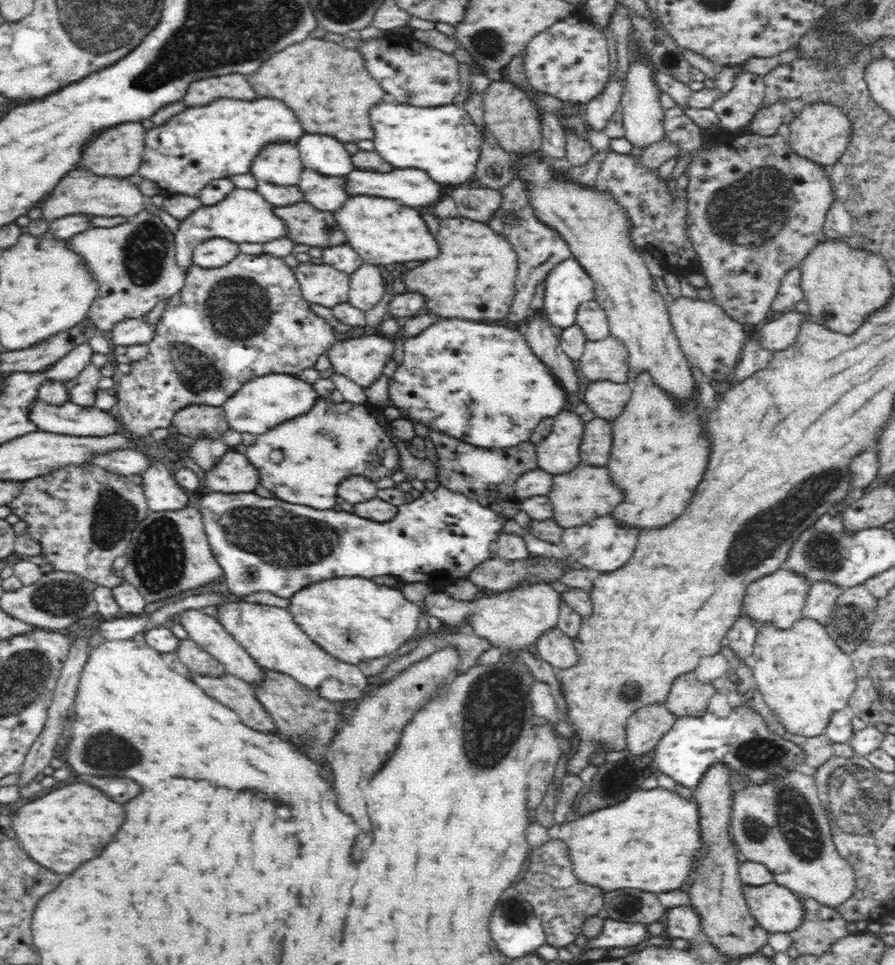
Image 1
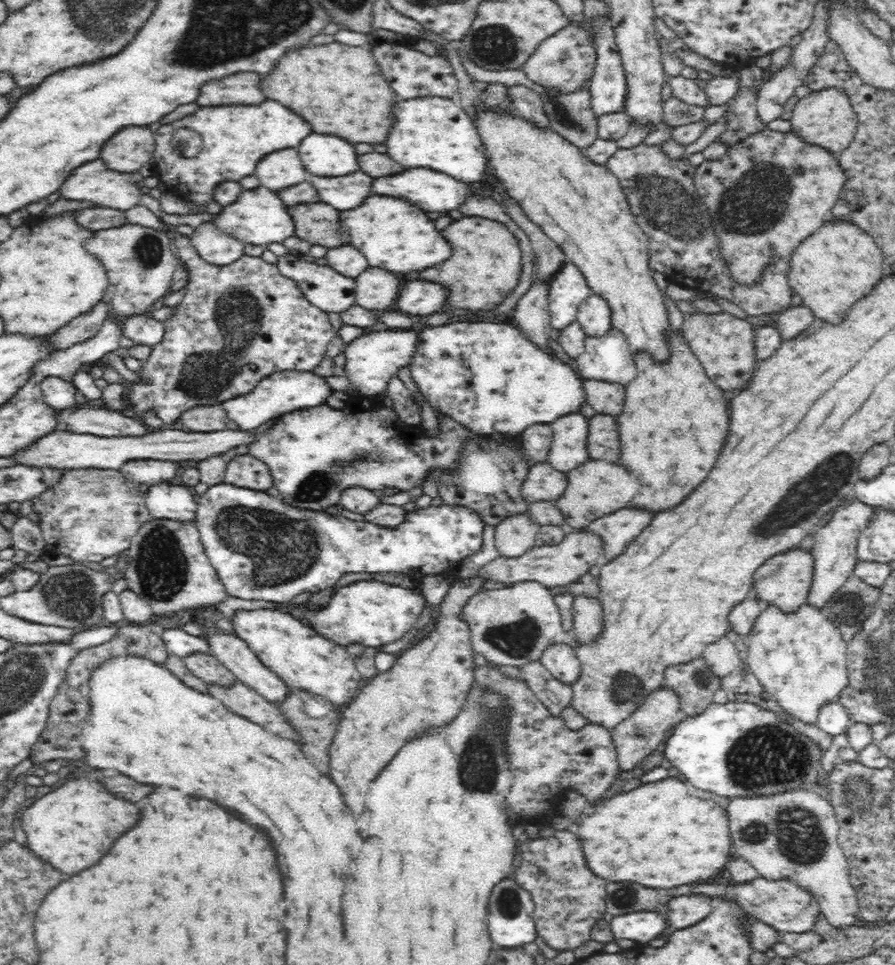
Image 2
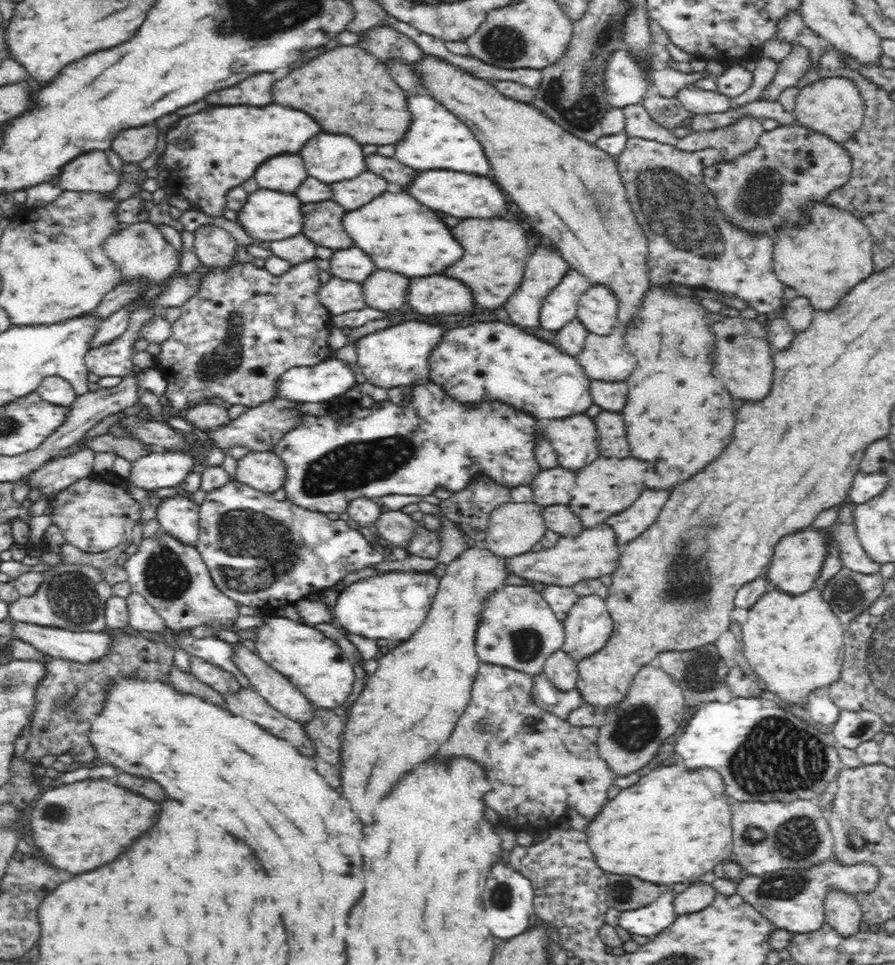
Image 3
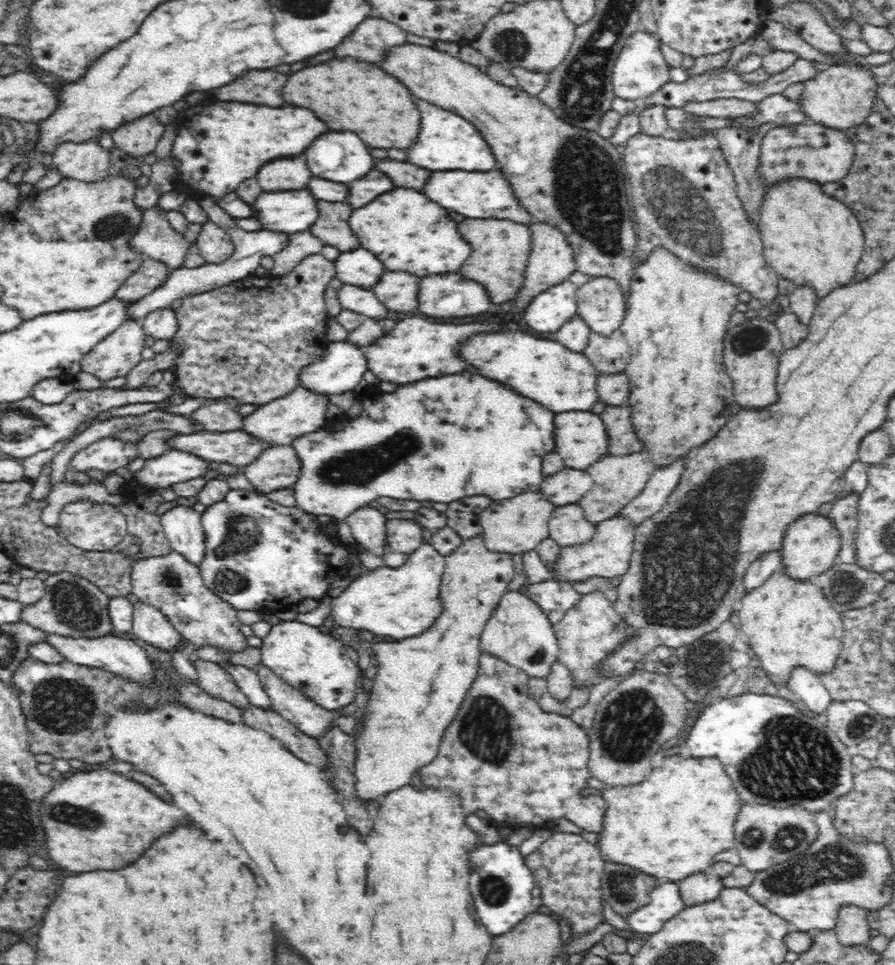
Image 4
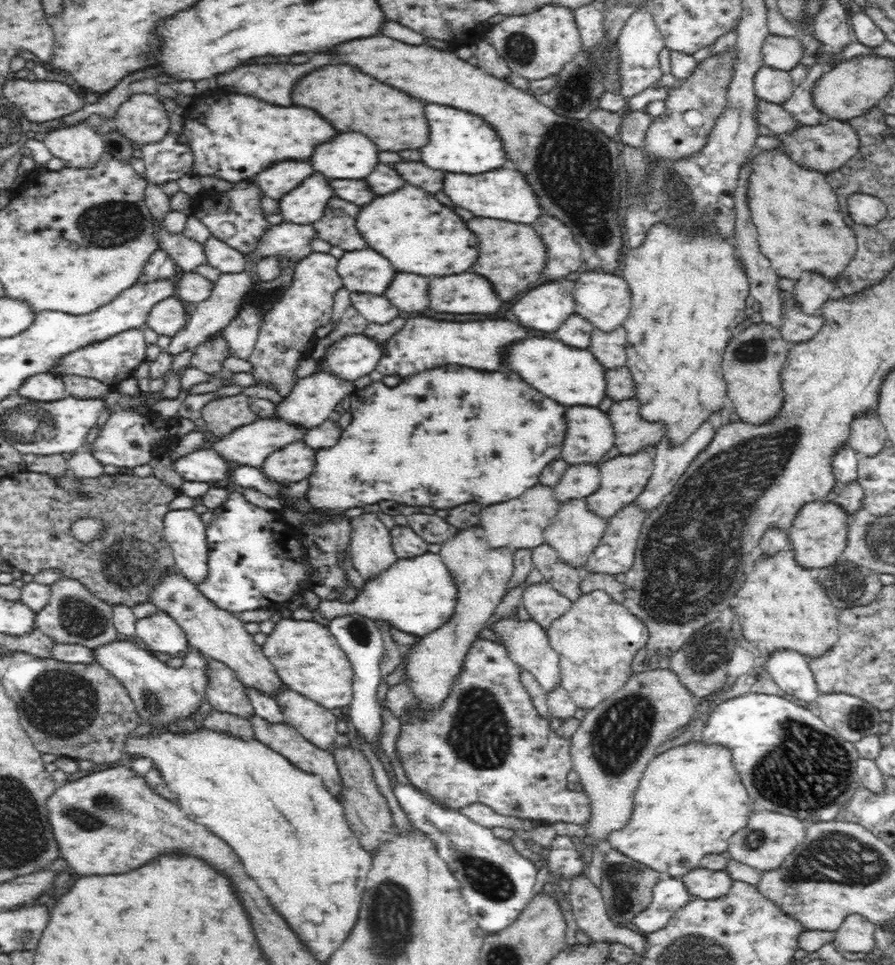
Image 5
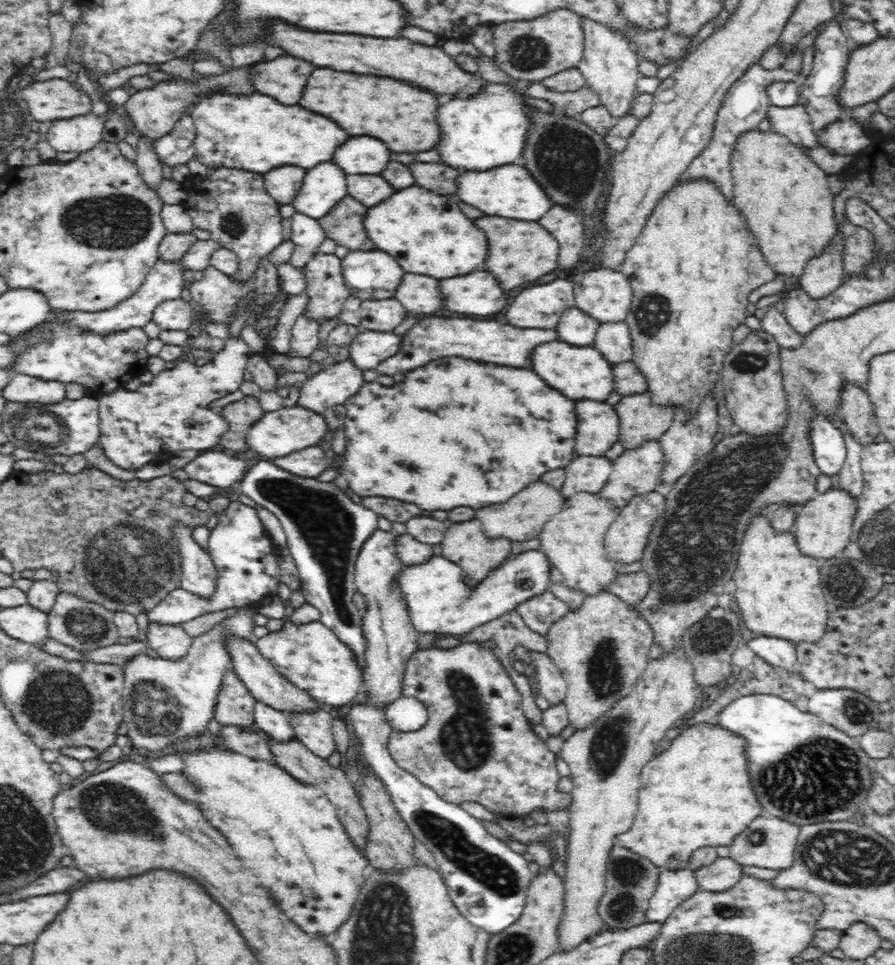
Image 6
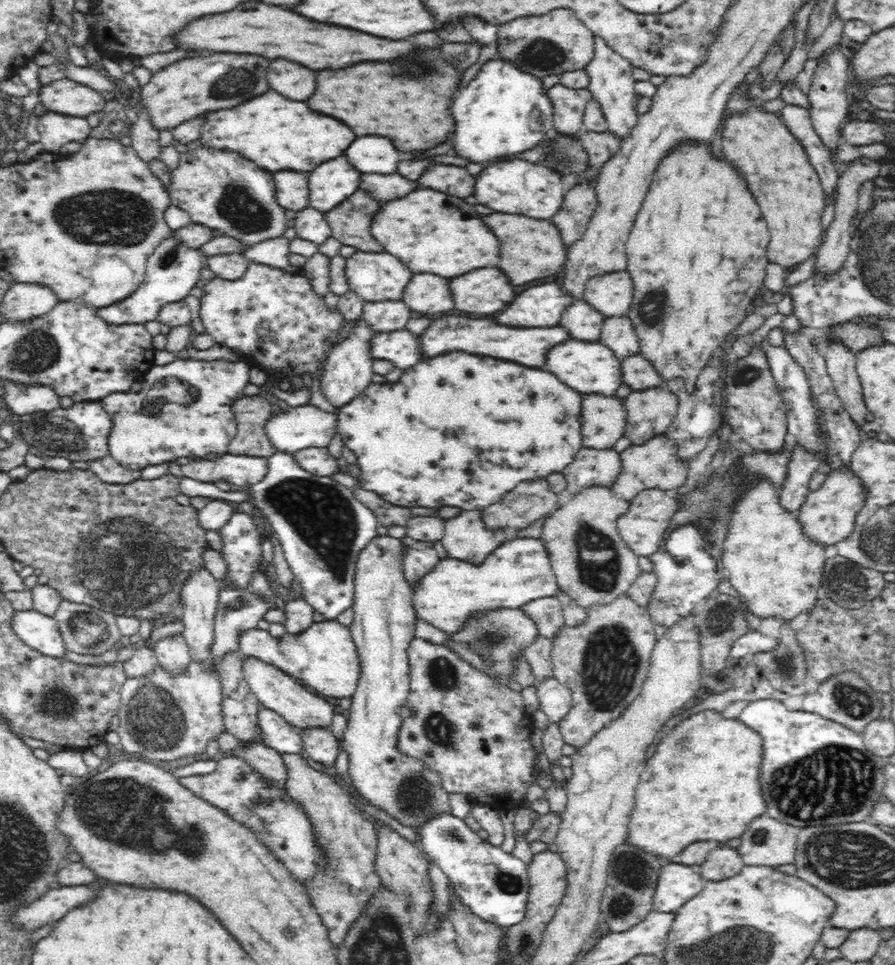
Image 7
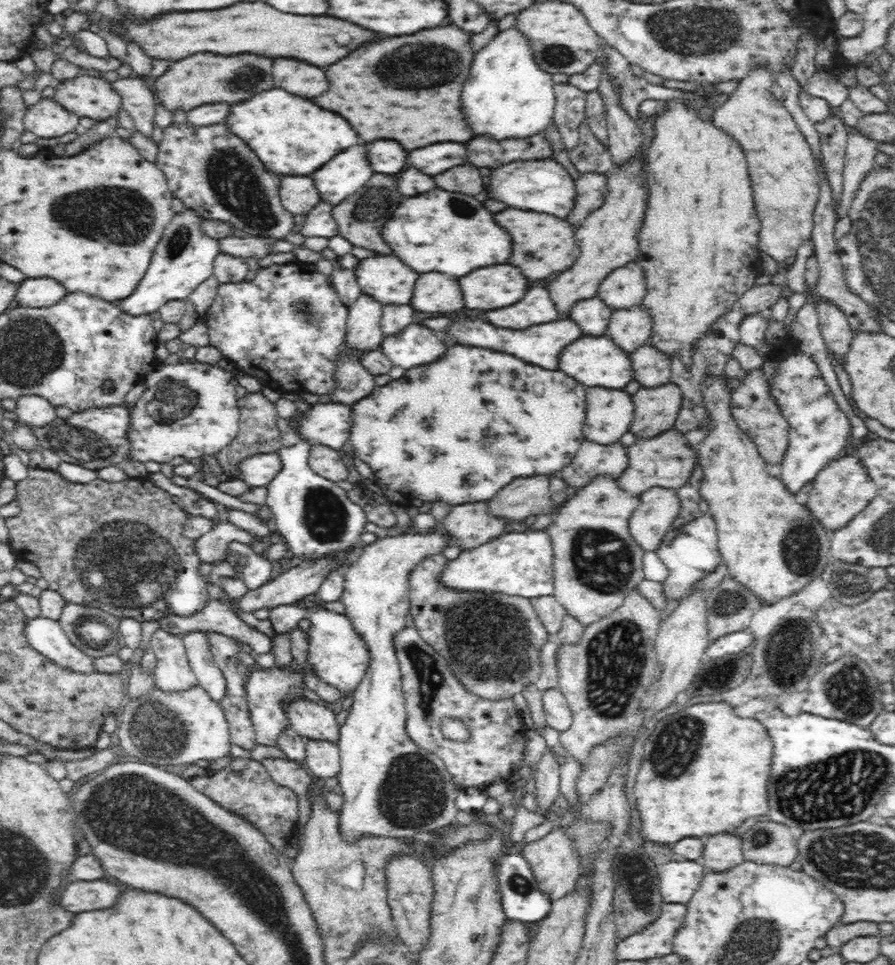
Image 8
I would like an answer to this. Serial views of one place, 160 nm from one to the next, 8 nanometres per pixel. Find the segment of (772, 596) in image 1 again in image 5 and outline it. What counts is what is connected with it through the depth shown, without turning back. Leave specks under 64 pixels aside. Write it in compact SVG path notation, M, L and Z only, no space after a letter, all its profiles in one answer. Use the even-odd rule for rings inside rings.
M810 502L804 505L791 522L787 537L794 553L795 561L799 568L826 568L833 566L843 556L843 550L847 545L849 532L848 516L840 506L834 502Z

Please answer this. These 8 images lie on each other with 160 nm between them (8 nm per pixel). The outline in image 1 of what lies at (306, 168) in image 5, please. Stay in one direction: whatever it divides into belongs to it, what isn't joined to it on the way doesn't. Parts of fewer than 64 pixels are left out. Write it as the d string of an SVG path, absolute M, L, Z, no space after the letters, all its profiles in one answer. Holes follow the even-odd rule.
M270 142L256 154L250 172L256 181L292 186L302 172L298 148L292 142Z

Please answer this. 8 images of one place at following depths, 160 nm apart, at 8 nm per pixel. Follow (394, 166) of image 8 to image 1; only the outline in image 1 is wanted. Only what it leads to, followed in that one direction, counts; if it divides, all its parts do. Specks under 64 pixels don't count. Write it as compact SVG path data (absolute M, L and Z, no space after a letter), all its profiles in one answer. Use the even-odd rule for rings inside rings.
M304 134L296 140L296 146L300 150L302 166L316 170L318 174L346 176L350 170L354 170L350 154L336 138L320 134Z

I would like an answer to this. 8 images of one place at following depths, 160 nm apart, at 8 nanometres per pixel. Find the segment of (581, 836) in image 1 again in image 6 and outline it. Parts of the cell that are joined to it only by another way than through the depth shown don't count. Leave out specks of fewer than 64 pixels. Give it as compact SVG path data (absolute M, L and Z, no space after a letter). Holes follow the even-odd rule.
M713 722L696 724L680 734L672 748L667 748L642 770L640 790L637 794L637 816L630 830L618 834L615 842L632 853L654 862L666 870L689 870L691 858L699 849L729 846L738 836L749 828L758 814L764 814L754 798L750 778L746 774L746 762L742 762L742 742L740 738L730 738L726 730L714 730L719 726Z

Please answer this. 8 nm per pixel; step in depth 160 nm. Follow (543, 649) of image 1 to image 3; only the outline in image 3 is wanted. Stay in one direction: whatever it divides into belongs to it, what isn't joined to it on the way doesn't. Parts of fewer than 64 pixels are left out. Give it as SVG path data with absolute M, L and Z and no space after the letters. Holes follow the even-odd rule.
M562 648L555 650L546 658L543 671L550 677L556 688L563 691L575 688L579 677L576 659L572 659Z

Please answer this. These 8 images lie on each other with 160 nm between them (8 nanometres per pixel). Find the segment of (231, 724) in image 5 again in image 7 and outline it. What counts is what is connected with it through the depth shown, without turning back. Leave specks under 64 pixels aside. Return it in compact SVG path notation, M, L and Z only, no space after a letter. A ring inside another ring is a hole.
M253 741L245 745L246 748L239 753L239 756L254 770L274 781L282 783L287 781L287 766L279 752L267 747L262 741Z

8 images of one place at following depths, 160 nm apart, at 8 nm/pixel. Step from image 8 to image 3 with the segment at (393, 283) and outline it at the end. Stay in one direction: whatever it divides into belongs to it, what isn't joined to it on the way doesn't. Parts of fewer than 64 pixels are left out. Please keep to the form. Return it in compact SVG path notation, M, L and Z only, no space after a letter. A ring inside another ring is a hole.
M356 246L344 247L335 250L329 259L332 275L352 282L360 283L366 280L376 268L368 254L358 250Z

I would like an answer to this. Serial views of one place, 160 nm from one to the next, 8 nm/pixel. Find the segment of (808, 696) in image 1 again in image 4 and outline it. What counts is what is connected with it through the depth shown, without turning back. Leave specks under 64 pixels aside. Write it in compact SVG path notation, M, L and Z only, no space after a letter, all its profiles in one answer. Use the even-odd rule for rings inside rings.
M785 569L776 570L752 592L742 596L739 633L756 657L758 670L776 686L788 687L794 668L810 669L812 674L834 670L844 638L841 614L826 599L819 586L810 581L791 580Z

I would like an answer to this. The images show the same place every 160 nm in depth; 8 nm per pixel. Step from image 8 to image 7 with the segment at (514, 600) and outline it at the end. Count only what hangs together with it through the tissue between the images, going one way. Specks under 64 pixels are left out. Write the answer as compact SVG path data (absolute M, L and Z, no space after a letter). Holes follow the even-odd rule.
M408 535L401 538L401 541L406 548L402 566L404 578L409 582L410 588L413 590L417 582L436 566L440 558L431 544L414 540ZM498 608L485 612L484 618L470 618L462 626L462 630L456 630L454 633L444 632L443 644L464 661L470 662L474 669L490 674L500 686L507 686L509 680L514 679L513 672L517 660L524 657L523 650L537 639L539 630L521 608Z

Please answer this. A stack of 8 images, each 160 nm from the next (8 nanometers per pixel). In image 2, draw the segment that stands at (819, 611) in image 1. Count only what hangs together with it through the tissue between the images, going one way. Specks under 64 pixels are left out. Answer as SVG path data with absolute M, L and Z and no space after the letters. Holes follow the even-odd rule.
M849 497L835 508L831 520L825 526L802 540L801 545L810 546L814 561L807 604L814 608L824 608L830 602L830 598L846 584L846 580L854 573L854 566L856 566L859 533L869 526L874 512L876 512L875 506Z

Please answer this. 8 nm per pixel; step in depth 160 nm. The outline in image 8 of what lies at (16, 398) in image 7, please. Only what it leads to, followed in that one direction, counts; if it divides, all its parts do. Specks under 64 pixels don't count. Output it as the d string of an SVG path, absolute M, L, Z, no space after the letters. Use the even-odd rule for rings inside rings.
M24 396L16 401L18 420L30 428L42 428L57 418L55 407L40 396Z

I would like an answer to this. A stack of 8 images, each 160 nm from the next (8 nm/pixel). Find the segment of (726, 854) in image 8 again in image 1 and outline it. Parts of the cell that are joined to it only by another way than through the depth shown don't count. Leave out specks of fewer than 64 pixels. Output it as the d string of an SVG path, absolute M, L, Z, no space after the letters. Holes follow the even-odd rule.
M689 905L664 909L666 929L671 938L684 938L691 942L702 936L701 921Z

